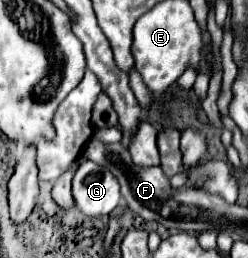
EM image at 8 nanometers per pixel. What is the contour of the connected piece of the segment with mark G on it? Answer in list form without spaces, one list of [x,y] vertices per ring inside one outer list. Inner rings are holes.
[[[84,161],[72,181],[76,209],[88,217],[112,213],[120,203],[120,185],[116,177],[92,161]]]

